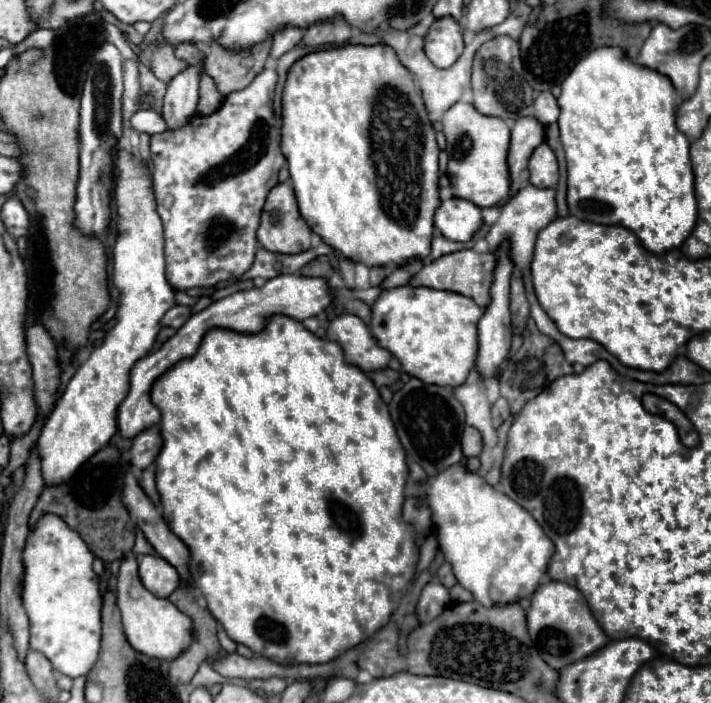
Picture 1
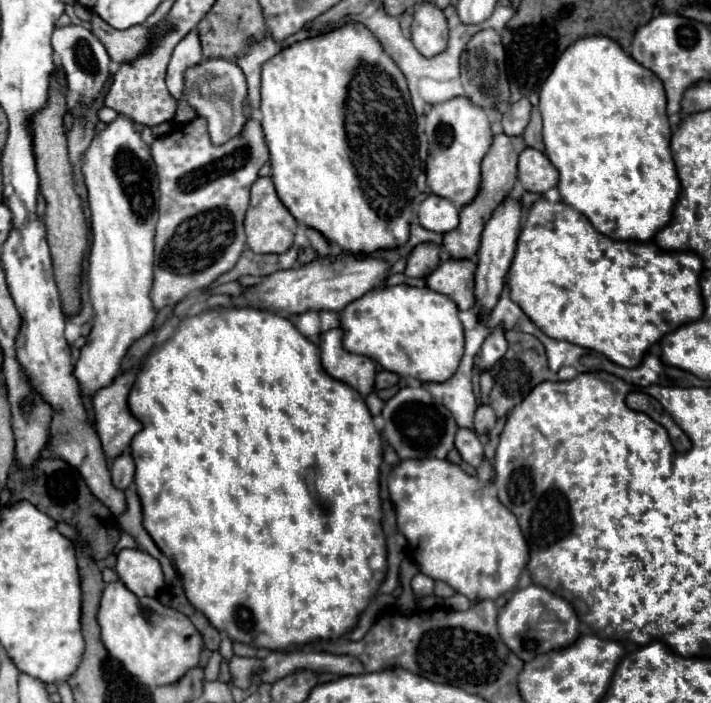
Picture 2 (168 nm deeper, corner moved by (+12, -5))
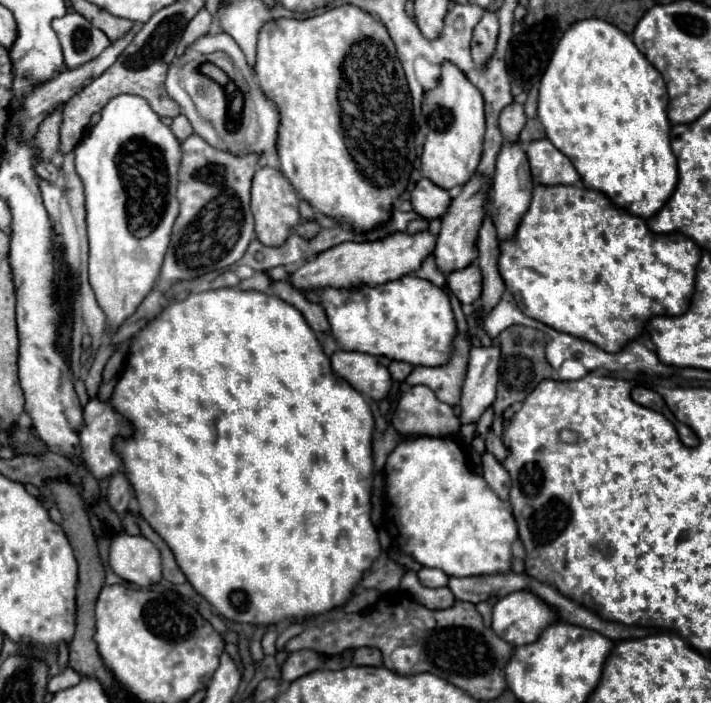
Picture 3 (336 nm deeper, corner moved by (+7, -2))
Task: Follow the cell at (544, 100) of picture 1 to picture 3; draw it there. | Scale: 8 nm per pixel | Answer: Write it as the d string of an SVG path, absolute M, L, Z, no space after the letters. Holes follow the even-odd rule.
M509 104L503 112L501 112L501 118L499 118L499 128L501 128L501 134L509 140L509 142L517 142L519 138L519 132L523 130L527 122L527 116L525 116L525 110L523 110L523 104Z

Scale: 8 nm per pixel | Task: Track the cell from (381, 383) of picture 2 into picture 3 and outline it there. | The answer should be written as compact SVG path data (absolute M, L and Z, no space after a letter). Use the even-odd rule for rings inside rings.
M391 362L389 364L389 374L395 382L403 382L411 374L411 370L413 370L413 366L407 362Z

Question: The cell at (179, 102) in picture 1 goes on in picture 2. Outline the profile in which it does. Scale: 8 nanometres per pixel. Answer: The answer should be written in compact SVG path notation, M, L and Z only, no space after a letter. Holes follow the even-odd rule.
M192 29L174 49L172 59L168 63L168 75L166 75L166 85L168 91L180 99L182 89L184 89L184 71L192 65L198 65L202 61L202 47L200 47L200 37L198 31Z

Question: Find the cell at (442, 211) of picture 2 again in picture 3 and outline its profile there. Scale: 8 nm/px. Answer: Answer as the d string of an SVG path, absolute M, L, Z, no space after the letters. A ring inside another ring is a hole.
M427 178L419 180L415 190L411 192L413 210L425 220L443 218L447 214L447 210L449 210L449 202L451 202L449 192L439 188L439 186L435 186Z

